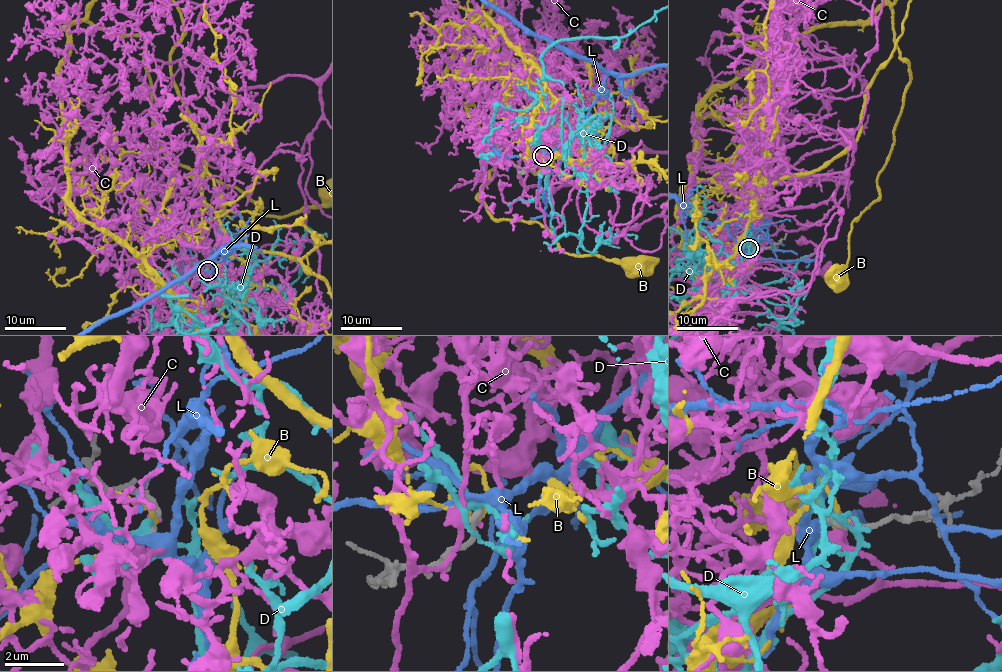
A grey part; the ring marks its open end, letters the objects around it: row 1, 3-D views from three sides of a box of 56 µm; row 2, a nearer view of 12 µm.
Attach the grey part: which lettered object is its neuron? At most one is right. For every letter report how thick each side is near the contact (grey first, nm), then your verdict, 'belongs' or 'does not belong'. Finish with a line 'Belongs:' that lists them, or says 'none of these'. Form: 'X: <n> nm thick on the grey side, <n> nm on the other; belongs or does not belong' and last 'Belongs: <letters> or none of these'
B: 220 nm thick on the grey side, 100 nm on the other; does not belong
C: 220 nm thick on the grey side, 220 nm on the other; does not belong
D: 180 nm thick on the grey side, 260 nm on the other; does not belong
L: 170 nm thick on the grey side, 320 nm on the other; does not belong
Belongs: none of these

